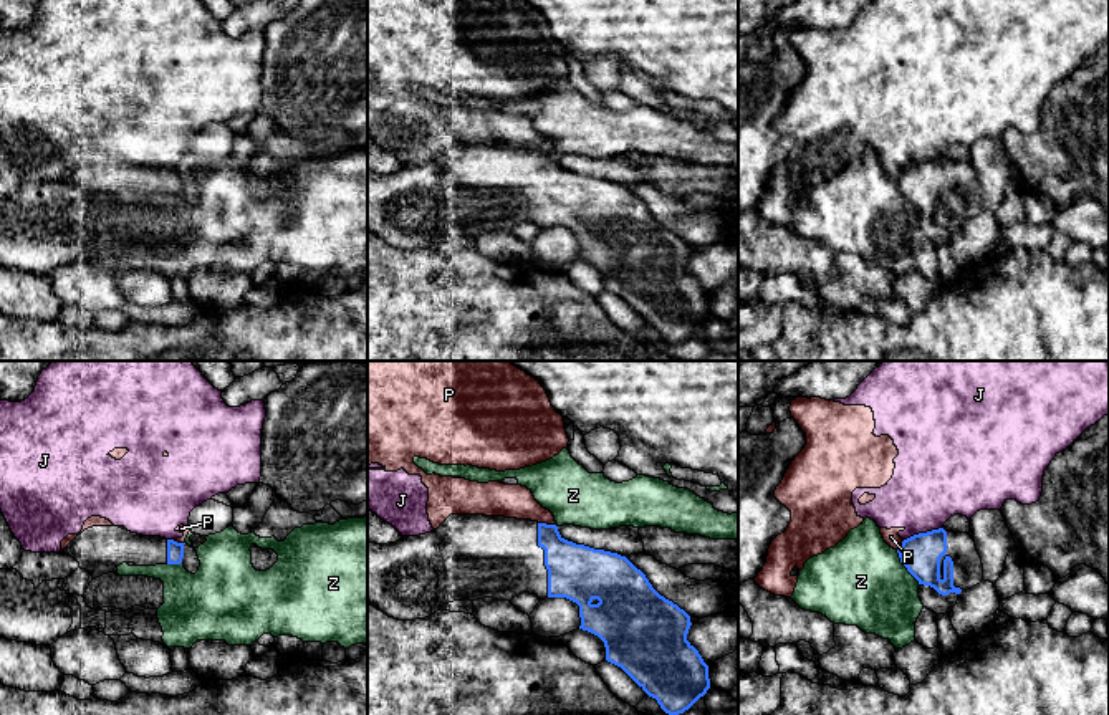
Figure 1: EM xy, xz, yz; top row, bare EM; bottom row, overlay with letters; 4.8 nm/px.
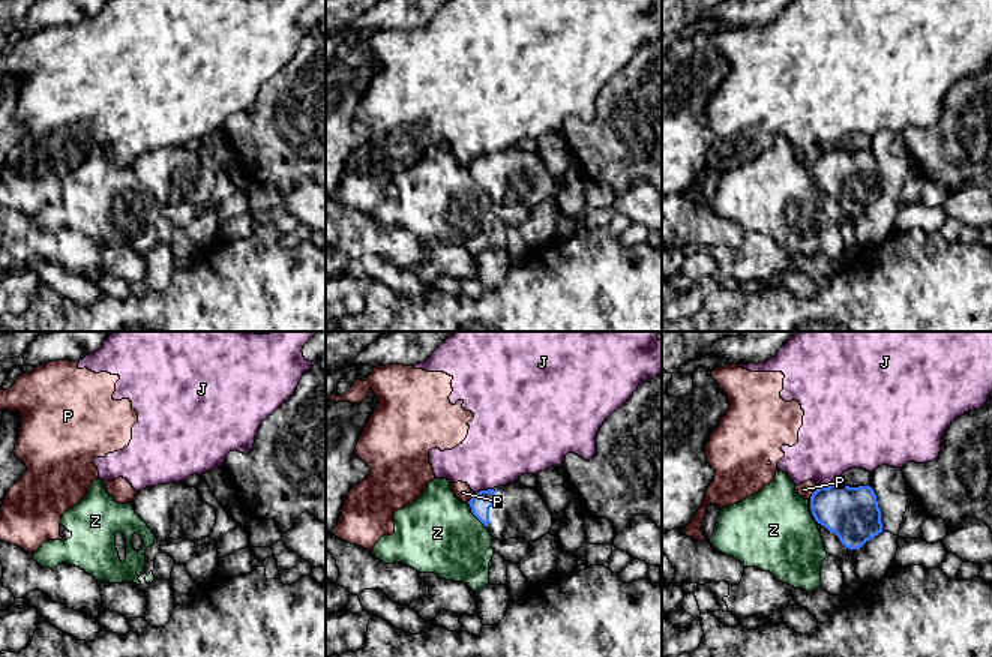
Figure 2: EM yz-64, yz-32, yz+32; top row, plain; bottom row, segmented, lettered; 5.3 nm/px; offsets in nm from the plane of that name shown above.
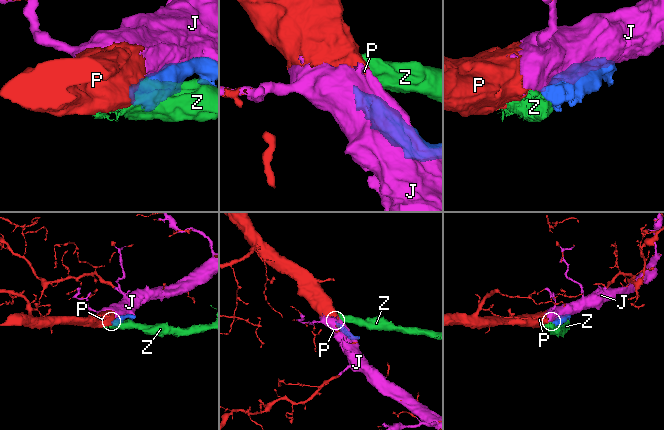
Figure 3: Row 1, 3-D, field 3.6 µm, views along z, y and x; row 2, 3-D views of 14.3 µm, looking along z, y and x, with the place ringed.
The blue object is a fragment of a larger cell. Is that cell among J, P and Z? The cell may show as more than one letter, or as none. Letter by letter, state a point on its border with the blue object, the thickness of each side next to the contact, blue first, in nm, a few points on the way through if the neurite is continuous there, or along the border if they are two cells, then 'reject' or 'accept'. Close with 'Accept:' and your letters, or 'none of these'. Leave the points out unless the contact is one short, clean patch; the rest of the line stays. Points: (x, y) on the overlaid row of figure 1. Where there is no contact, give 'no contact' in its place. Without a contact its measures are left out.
J: meets blue in yz at (922, 533); 190 nm thick on the blue side, 380 nm on the other; reject
P: meets blue in xz at (545, 523); 220 nm thick on the blue side, 160 nm on the other; border along xz (538, 522), (555, 525); reject
Z: meets blue in yz at (906, 566); 190 nm thick on the blue side, 420 nm on the other; border along yz (896, 550), (901, 563), (919, 585); reject
Accept: none of these

